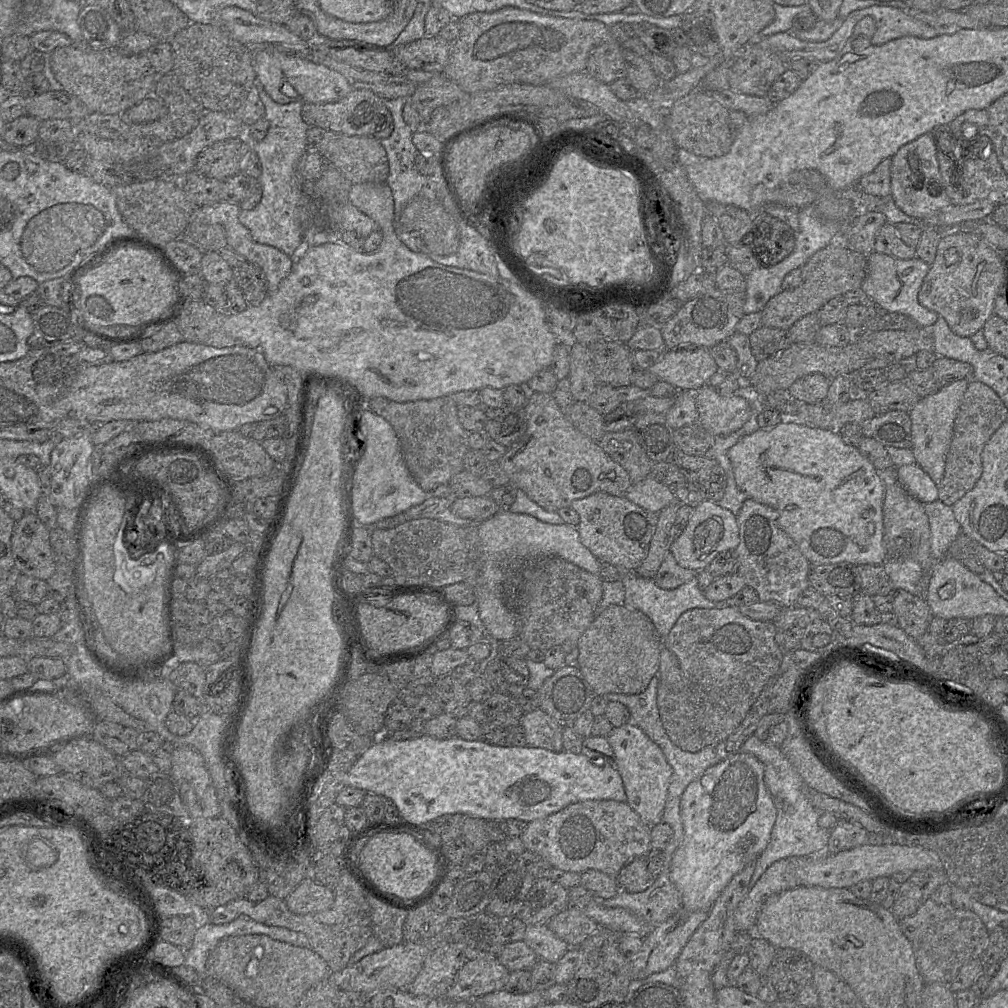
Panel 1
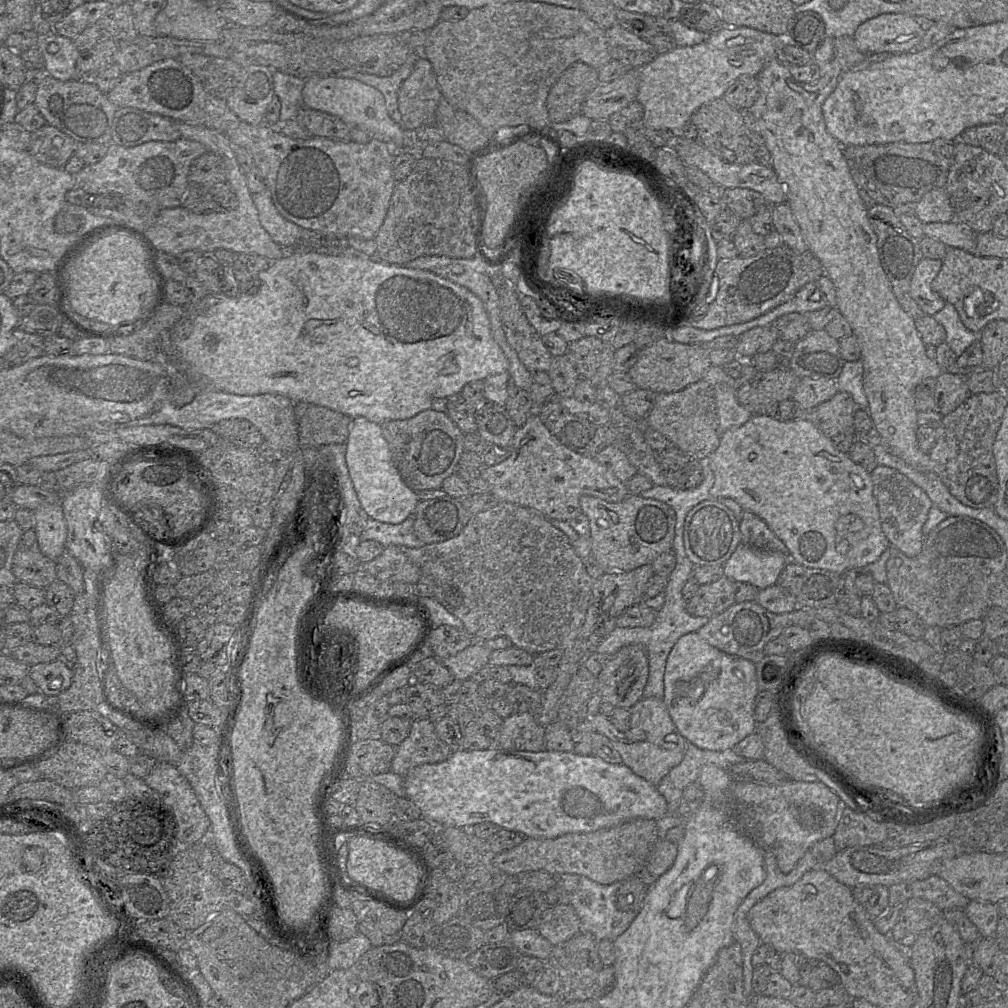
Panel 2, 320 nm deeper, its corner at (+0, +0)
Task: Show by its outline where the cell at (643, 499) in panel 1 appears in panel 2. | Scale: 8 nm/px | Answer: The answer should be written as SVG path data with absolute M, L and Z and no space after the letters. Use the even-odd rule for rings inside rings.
M808 413L806 417L790 420L776 420L769 415L752 415L743 425L725 431L721 436L718 448L708 458L710 459L710 466L714 473L714 484L710 489L709 499L731 498L745 511L750 511L760 517L785 544L789 559L797 564L844 575L849 570L865 568L869 564L876 562L881 554L890 547L890 543L882 531L878 505L873 495L871 473L853 462L849 454L838 451L832 439L825 436L808 418Z

